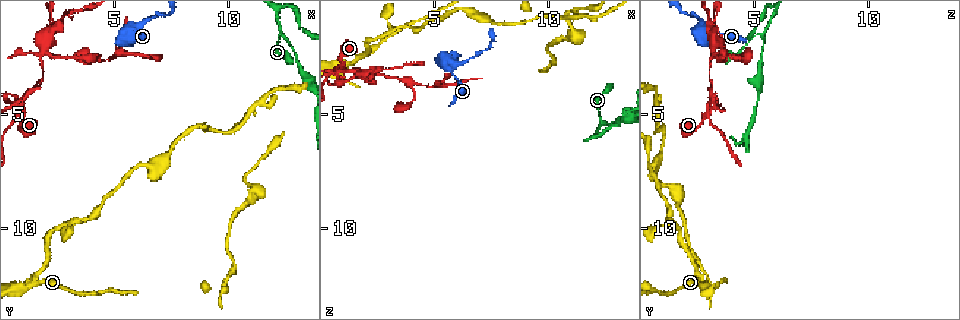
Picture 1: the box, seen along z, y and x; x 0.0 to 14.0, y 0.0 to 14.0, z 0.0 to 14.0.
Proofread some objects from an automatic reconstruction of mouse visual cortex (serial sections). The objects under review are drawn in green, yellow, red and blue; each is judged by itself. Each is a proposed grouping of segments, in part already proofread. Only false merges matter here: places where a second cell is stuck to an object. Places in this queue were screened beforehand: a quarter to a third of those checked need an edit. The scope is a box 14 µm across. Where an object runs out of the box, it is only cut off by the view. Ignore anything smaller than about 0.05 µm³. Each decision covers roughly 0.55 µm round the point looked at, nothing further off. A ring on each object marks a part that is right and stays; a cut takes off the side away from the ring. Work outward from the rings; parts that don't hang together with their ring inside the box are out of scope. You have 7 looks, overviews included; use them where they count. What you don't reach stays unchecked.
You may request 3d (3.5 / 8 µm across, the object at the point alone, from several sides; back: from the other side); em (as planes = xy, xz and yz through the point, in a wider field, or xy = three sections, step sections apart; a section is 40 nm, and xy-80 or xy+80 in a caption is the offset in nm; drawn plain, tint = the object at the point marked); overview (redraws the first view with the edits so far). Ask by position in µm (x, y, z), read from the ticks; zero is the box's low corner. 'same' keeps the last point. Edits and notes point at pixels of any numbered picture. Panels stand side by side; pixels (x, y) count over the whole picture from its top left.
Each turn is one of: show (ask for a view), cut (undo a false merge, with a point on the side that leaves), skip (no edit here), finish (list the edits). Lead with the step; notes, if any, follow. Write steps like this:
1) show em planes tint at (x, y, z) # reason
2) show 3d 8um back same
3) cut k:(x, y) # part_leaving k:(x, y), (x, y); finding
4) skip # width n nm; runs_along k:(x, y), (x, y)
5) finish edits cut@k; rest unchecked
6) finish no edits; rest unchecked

show 3d 8um at (0.9, 4.4, 3.1) # sharp bend

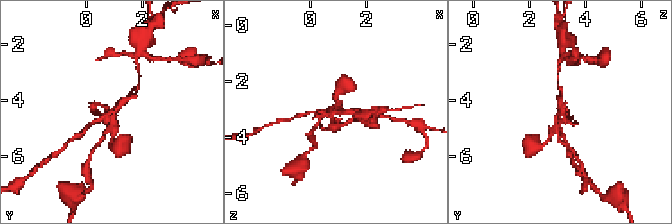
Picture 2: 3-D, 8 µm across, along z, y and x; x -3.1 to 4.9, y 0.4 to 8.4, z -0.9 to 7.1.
show 3d 3.5um at (1.1, 4.3, 3.2)

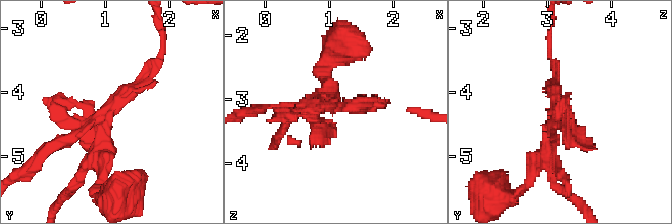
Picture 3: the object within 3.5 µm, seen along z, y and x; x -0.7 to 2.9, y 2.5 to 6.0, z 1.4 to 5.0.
show em xy step 1 tint at (1.00, 4.35, 3.15) # need the tissue

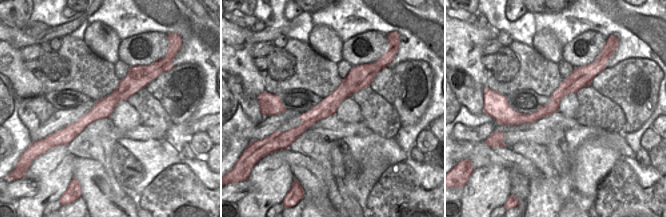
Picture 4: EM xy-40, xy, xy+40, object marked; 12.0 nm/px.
cut 3:(570, 144) # part_leaving 3:(553, 117), (551, 41); a second cell is stuck on

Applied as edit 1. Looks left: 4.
show 3d 3.5um at (5.9, 1.4, 2.9) # sharp bend

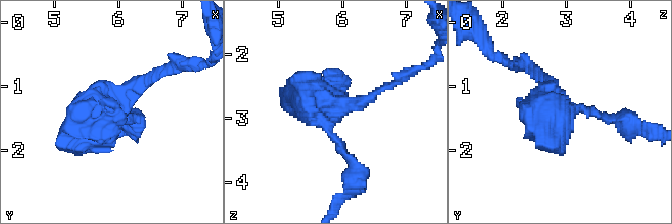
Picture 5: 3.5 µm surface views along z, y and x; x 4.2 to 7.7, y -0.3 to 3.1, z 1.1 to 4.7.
show em xy step 1 tint at (5.80, 1.35, 2.90)

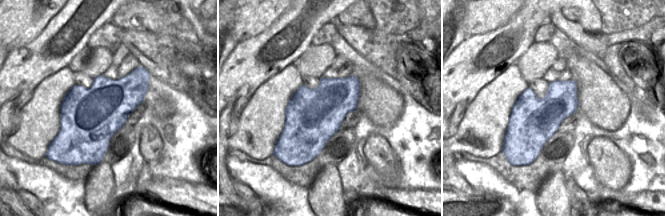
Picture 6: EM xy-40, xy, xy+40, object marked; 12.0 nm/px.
skip # runs_along 5:(613, 119), (560, 109), (539, 76); all the same cell

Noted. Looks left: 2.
show 3d 3.5um at (12.3, 1.5, 5.3) # sharp bend

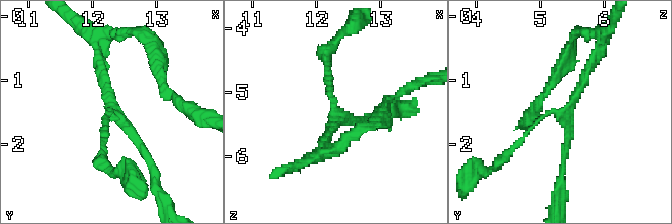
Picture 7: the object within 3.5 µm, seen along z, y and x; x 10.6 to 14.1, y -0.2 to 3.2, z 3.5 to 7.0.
show em xy step 3 tint at (12.35, 1.55, 5.30) # arms 3; arm_widths 100, 150, 150 nm

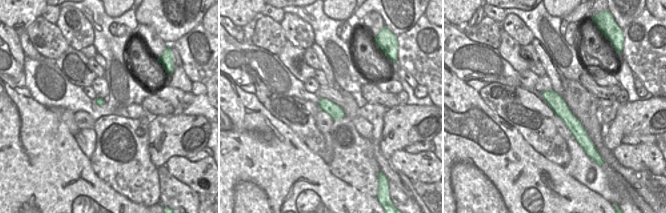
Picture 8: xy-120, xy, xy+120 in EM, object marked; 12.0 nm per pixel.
skip # runs_along 7:(327, 65), (336, 112), (349, 119), (379, 114); continuous, no second cell

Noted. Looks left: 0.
finish edits cut@3; rest unchecked

